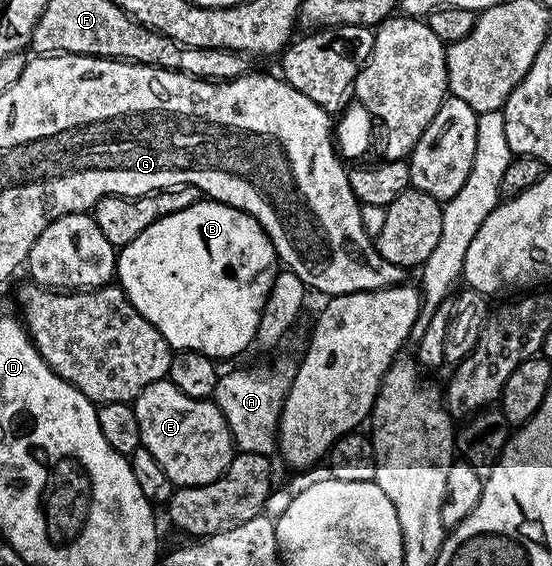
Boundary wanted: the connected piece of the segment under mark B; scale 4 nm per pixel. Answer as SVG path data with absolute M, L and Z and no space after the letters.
M196 199L184 209L159 217L138 239L123 246L116 258L115 280L129 303L165 337L173 350L189 349L221 359L253 344L258 319L277 272L276 249L253 217L220 201Z

